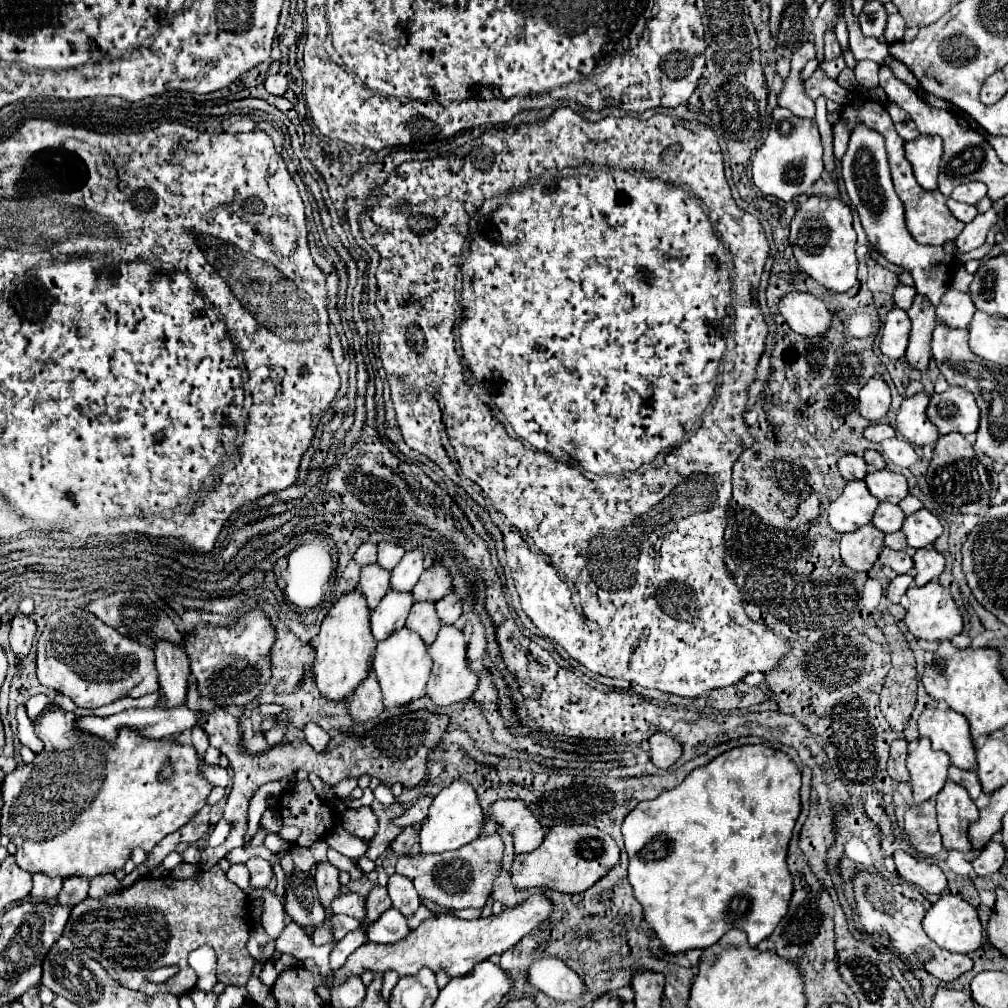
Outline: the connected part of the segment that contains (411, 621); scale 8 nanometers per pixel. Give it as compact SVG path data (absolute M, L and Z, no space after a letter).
M428 602L414 604L406 618L406 628L416 632L424 640L424 644L430 646L440 630L440 622L436 620L434 604L428 604Z

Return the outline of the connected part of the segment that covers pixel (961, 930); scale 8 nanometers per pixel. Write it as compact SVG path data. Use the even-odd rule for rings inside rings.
M942 894L922 920L924 932L944 950L968 954L982 944L982 926L976 908L960 896Z

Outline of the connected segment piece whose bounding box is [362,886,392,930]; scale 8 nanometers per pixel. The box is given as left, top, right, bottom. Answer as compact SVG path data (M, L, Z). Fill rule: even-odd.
M374 886L370 890L370 896L366 898L366 918L362 922L362 930L366 930L368 926L372 926L388 908L392 908L392 904L390 904L386 888Z

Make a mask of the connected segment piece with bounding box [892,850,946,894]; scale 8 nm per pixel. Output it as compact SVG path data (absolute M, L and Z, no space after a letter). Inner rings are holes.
M904 850L894 852L894 864L902 880L916 884L928 894L940 894L946 888L946 876L936 864L926 864L906 854Z

